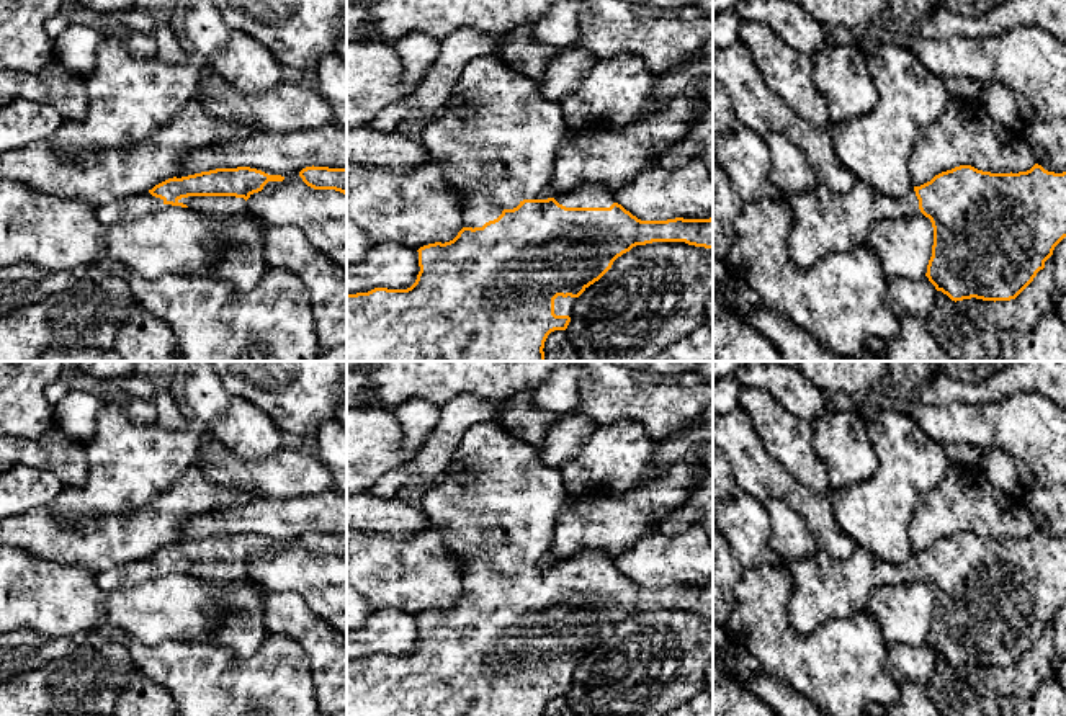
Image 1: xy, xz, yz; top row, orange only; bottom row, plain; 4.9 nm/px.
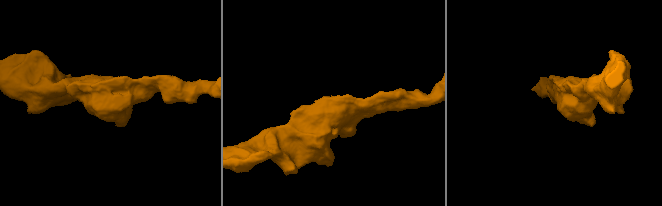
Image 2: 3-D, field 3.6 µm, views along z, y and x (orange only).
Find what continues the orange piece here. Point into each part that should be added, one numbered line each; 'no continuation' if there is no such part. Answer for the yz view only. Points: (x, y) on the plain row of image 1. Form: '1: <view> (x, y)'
1: yz (824, 587)

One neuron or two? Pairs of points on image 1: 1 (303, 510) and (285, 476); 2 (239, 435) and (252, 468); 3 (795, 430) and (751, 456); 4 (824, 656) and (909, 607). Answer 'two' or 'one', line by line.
1: two
2: two
3: two
4: two

